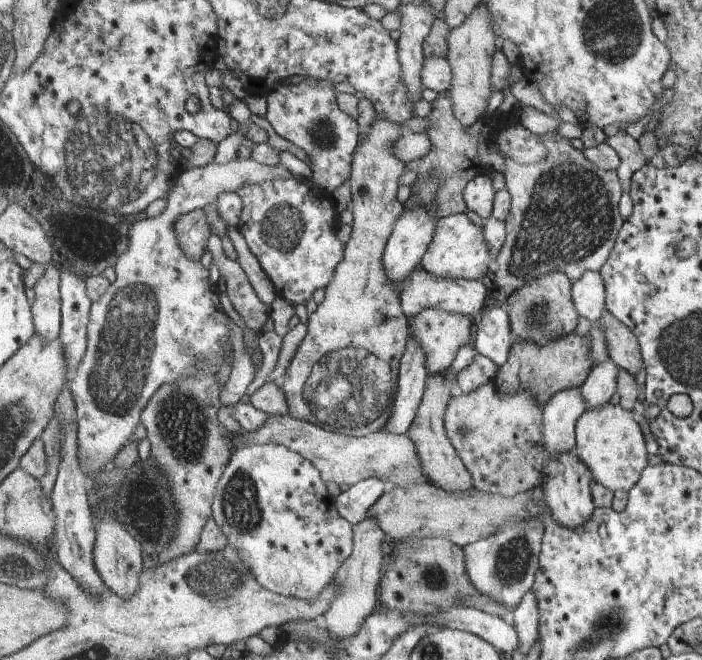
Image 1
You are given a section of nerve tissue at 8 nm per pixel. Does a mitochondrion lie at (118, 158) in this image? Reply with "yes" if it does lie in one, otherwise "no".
yes

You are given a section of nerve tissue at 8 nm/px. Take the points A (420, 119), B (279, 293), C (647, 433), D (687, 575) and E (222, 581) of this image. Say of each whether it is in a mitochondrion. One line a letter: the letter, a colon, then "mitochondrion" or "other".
A: other
B: other
C: other
D: other
E: mitochondrion

